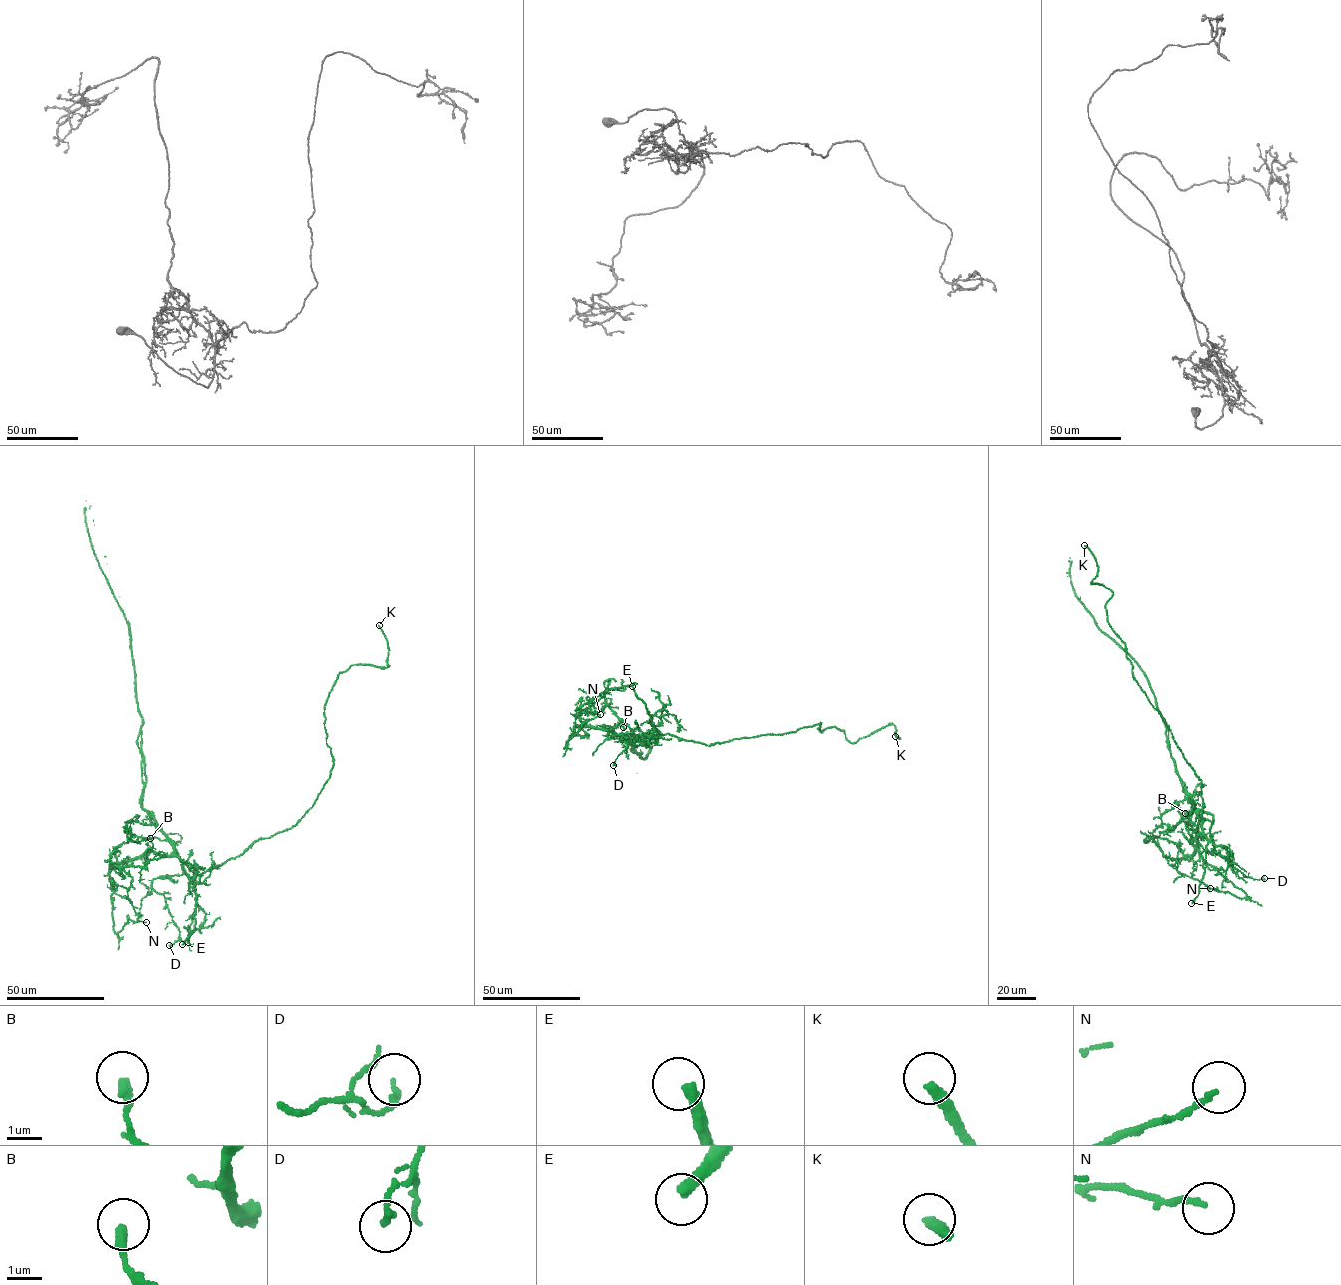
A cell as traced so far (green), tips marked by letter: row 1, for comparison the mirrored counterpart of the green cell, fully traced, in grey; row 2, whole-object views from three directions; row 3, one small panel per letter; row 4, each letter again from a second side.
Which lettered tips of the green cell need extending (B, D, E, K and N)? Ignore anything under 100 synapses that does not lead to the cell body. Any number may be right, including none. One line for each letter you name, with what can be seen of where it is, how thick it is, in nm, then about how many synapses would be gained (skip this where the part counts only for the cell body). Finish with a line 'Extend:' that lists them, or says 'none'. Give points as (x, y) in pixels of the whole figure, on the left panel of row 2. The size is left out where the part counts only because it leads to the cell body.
E: (182, 944) | 340 nm
K: (379, 625) | 320 nm | 300 syn
Extend: E, K

